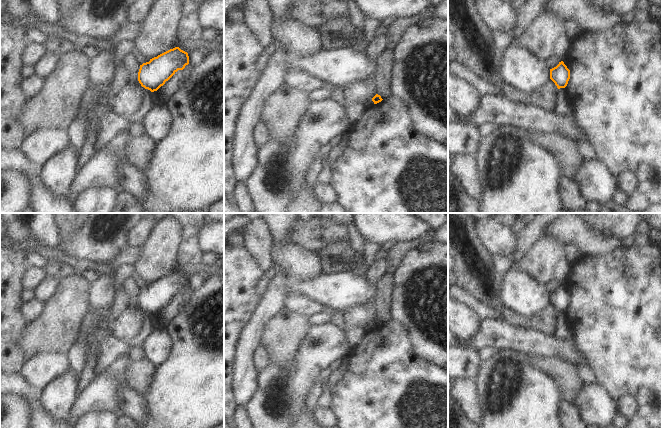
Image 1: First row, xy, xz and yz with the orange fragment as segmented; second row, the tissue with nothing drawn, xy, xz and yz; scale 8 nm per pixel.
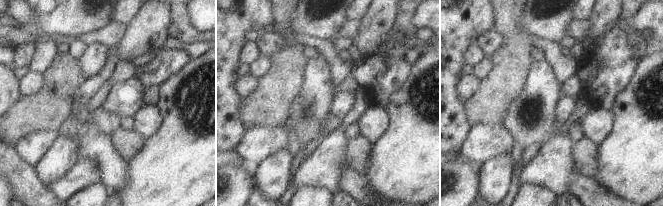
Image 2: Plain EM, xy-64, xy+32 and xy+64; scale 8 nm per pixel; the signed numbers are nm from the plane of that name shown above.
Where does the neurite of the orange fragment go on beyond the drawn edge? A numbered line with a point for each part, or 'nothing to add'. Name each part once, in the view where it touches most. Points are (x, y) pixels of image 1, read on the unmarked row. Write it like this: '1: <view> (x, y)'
nothing to add

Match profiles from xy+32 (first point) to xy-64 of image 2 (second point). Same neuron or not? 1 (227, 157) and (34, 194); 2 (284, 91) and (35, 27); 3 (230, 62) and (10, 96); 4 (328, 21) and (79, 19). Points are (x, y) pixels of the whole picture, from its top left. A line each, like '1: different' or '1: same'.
1: same
2: different
3: same
4: same

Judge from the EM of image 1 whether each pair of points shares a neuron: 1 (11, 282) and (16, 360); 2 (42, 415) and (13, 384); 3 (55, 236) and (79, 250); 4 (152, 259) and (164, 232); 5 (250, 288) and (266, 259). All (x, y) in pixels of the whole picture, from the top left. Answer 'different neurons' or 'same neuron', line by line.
1: same neuron
2: same neuron
3: different neurons
4: same neuron
5: different neurons

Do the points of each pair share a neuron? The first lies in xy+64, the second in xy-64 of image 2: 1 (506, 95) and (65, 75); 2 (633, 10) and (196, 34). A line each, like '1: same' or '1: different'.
1: same
2: same

